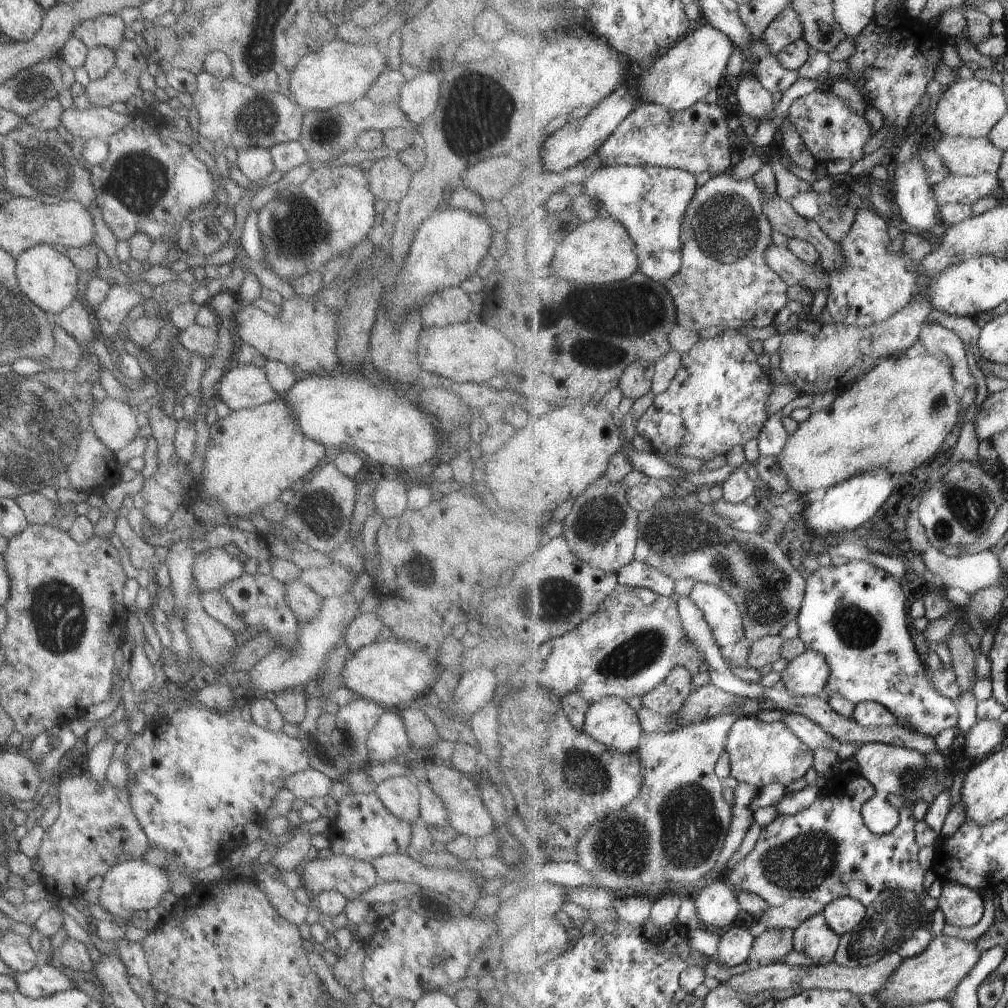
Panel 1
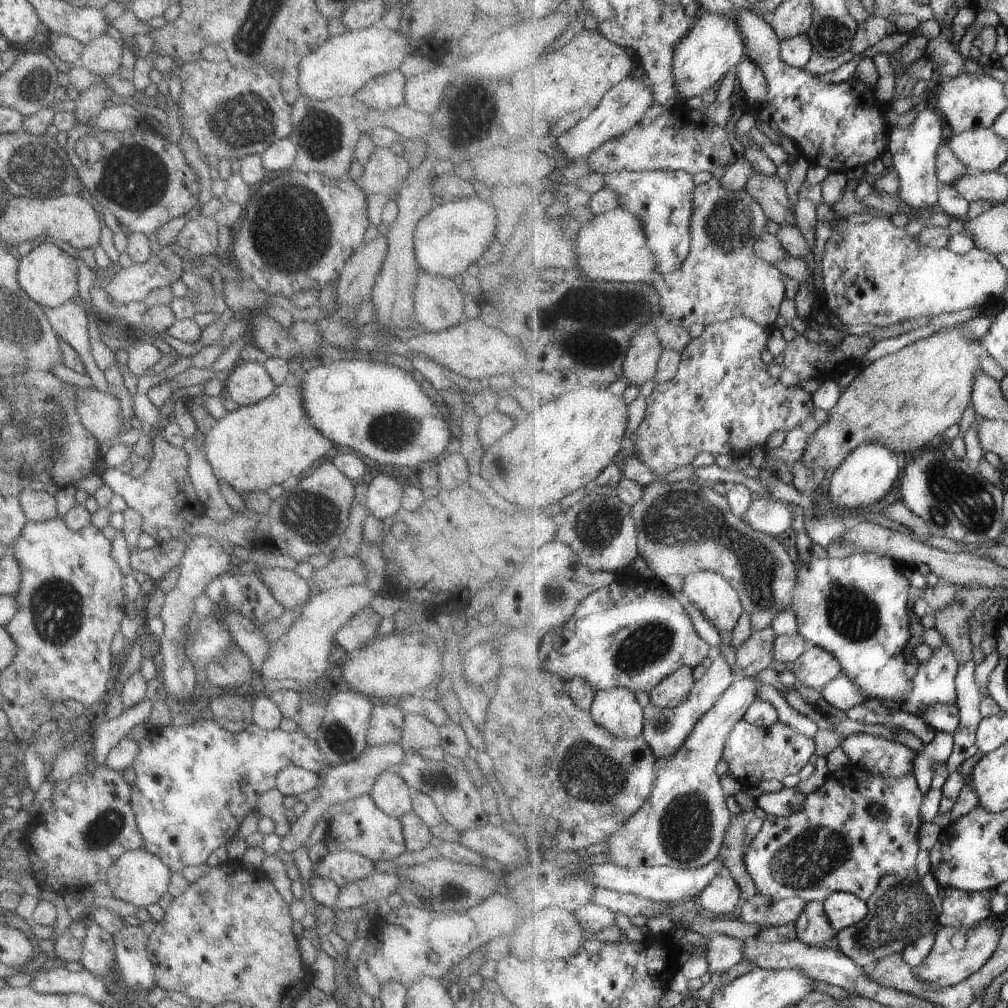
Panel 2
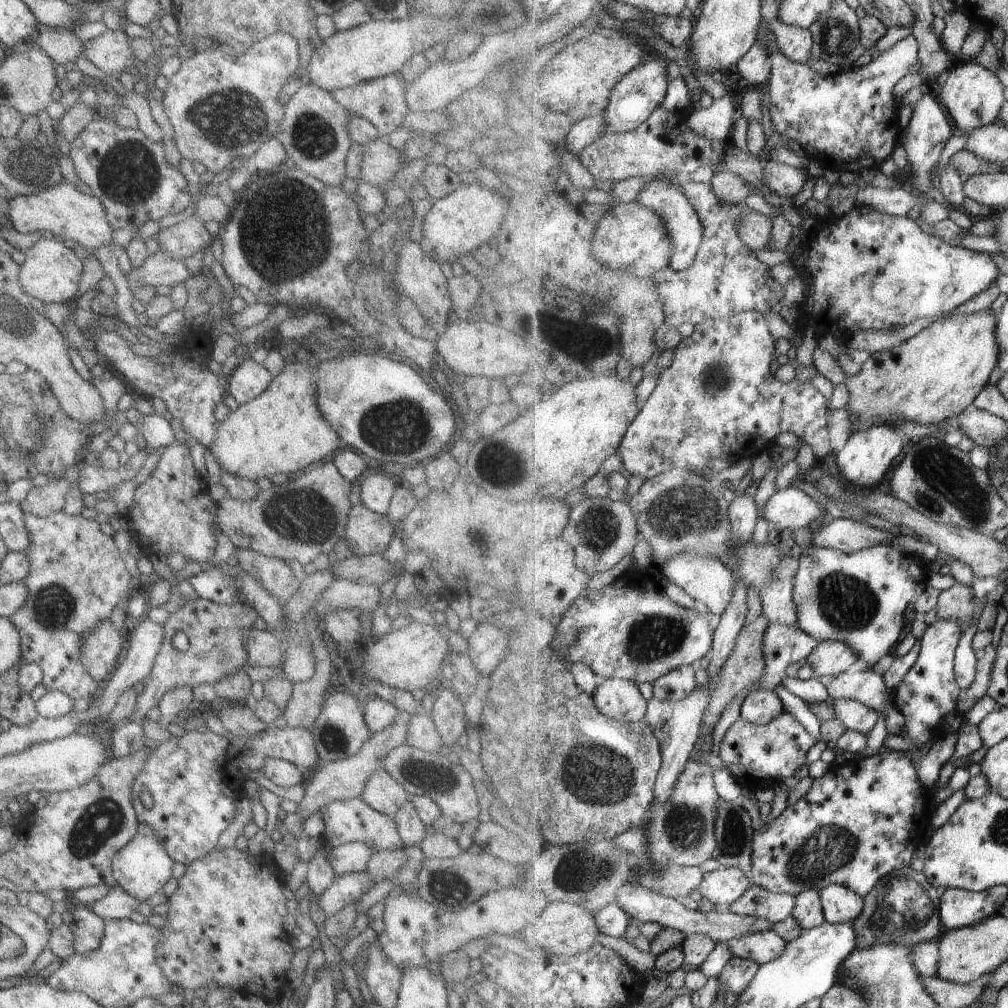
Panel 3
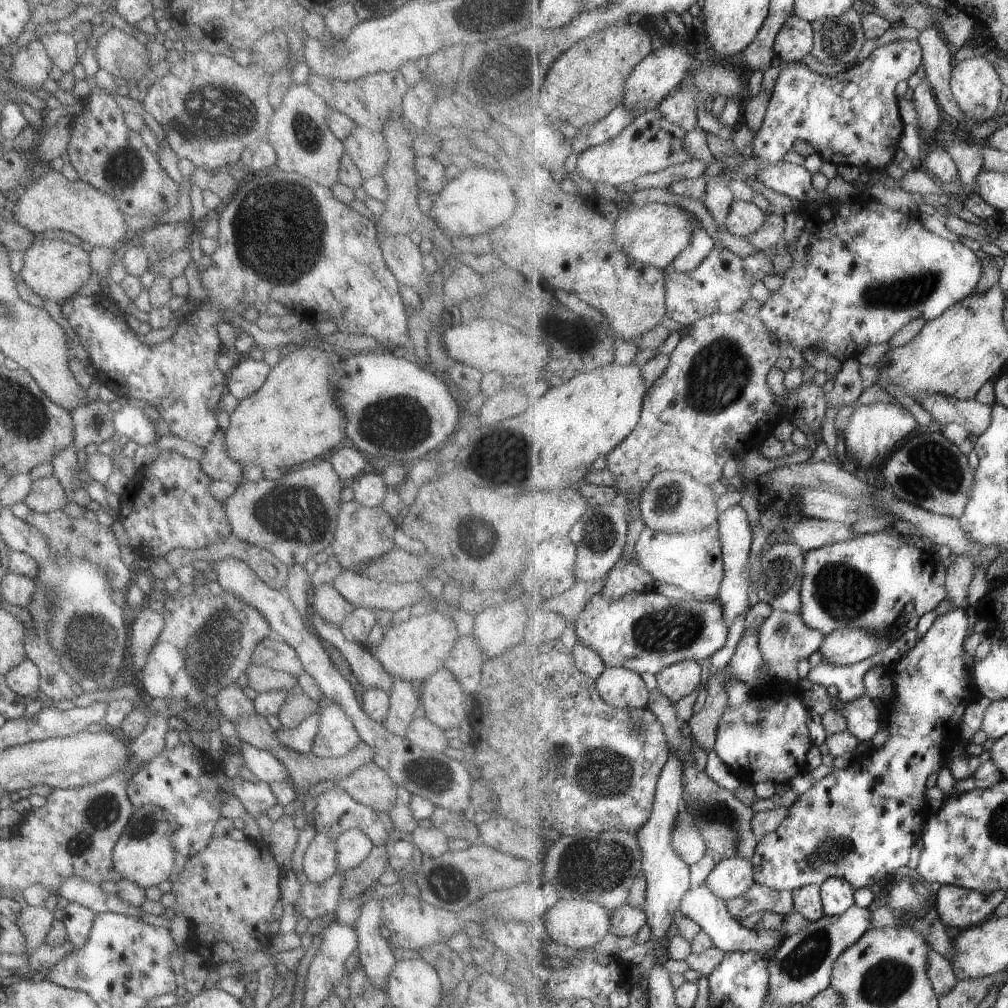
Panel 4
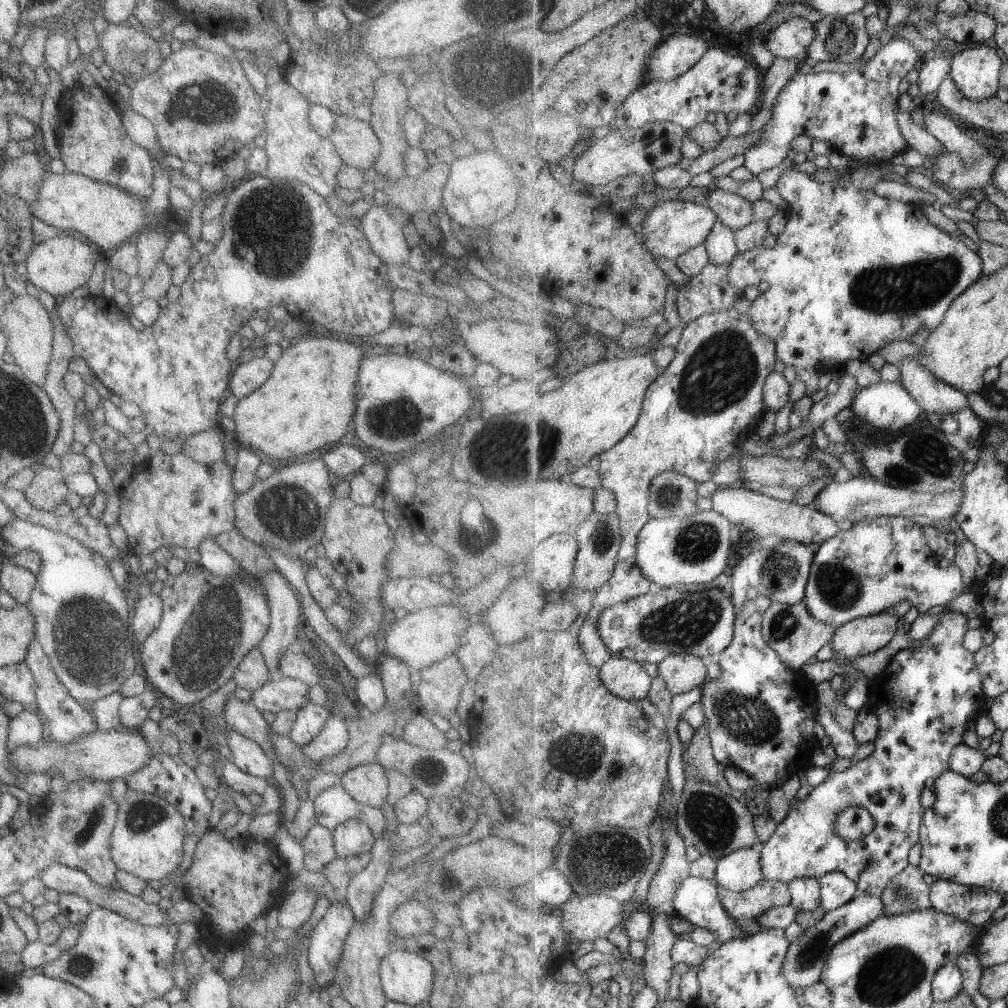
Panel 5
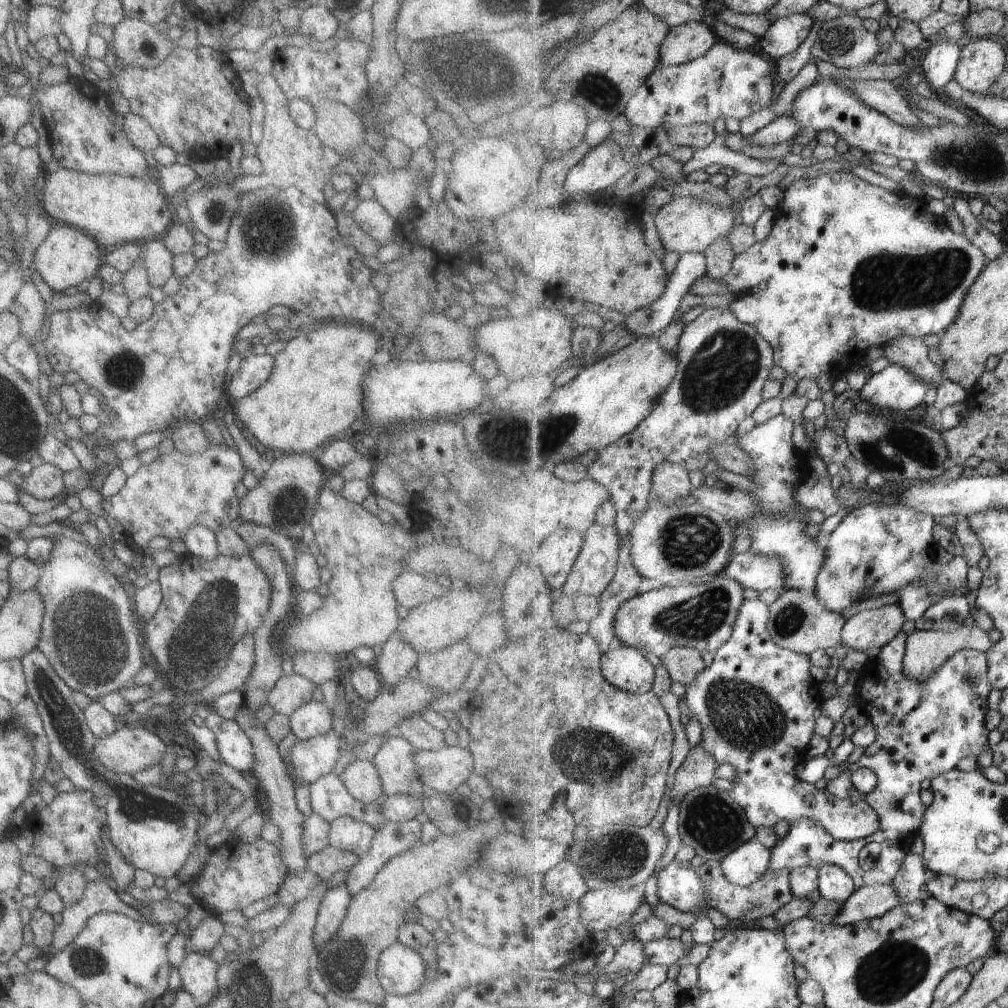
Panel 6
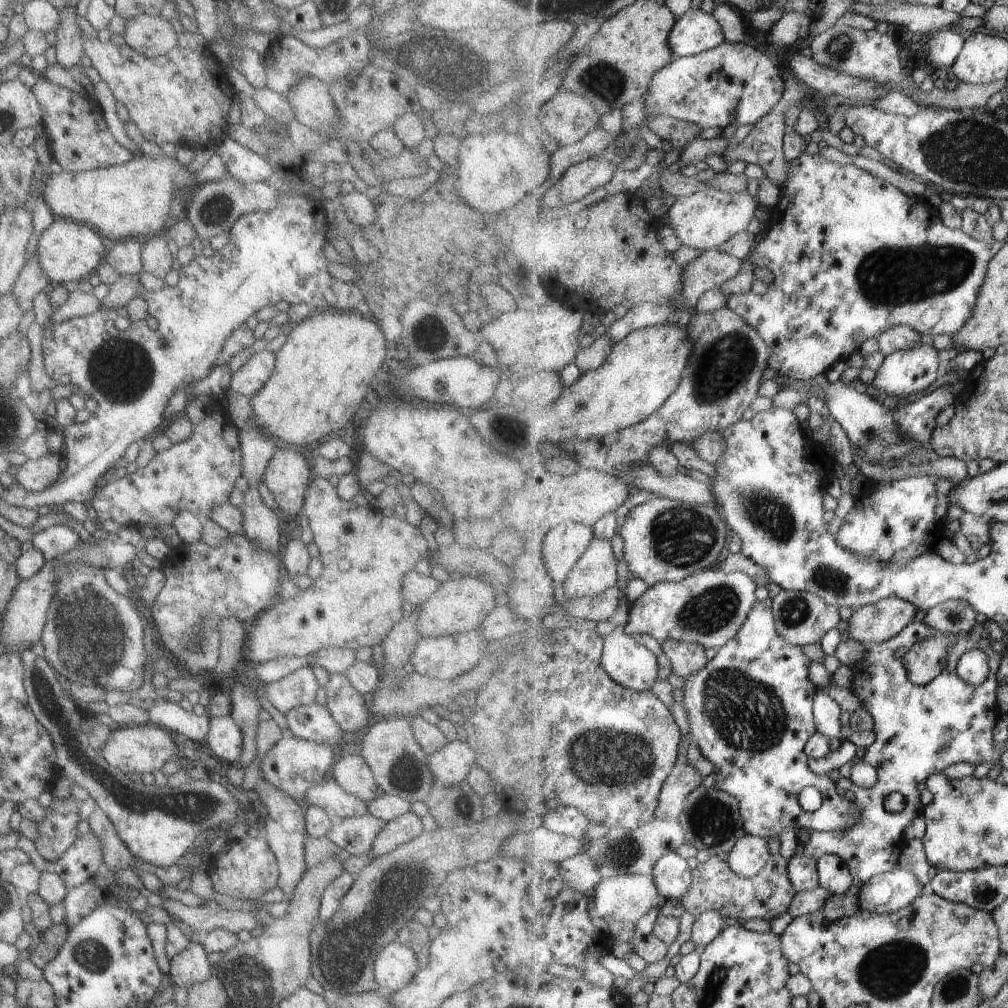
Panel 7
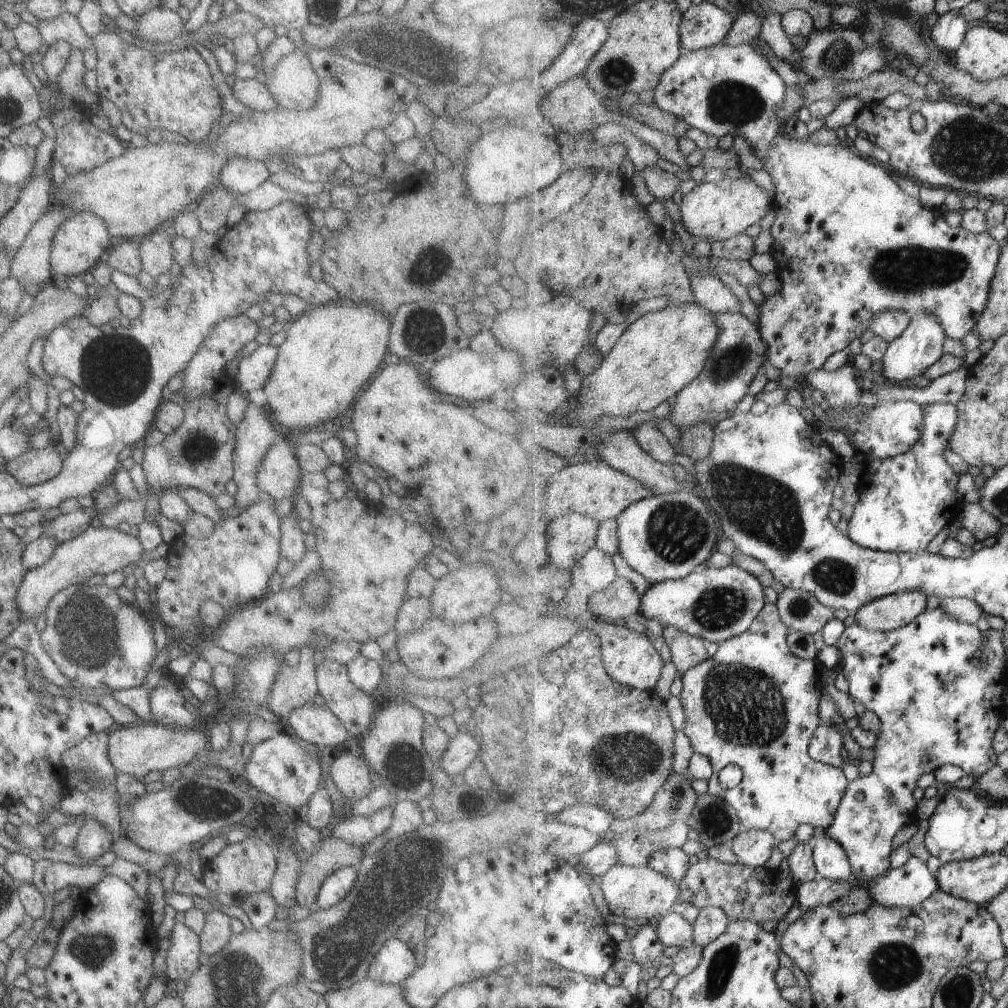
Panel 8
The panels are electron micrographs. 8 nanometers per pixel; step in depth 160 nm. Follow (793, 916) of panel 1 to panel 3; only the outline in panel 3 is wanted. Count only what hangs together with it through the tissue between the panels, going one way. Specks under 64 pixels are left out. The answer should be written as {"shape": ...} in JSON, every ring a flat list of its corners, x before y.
{"shape":[[753,884,727,910,738,915,749,915,758,919,767,919,775,924,791,915,795,905,796,897,792,894,774,893,759,885]]}

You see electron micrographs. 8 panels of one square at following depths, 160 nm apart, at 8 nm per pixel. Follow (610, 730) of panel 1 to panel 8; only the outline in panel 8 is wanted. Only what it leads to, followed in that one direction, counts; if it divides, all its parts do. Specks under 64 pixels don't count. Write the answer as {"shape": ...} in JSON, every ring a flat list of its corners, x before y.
{"shape":[[600,620,593,631,602,643,603,663,607,673,618,682,643,691,653,691,661,678,666,660,649,635,633,631,627,622]]}

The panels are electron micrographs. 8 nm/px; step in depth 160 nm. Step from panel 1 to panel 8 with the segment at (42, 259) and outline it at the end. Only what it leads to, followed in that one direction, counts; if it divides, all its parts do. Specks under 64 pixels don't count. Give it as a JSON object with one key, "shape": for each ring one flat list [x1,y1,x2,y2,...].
{"shape":[[77,212,57,226,51,238,49,267,53,277,81,277,102,261,111,246,105,222,89,212]]}

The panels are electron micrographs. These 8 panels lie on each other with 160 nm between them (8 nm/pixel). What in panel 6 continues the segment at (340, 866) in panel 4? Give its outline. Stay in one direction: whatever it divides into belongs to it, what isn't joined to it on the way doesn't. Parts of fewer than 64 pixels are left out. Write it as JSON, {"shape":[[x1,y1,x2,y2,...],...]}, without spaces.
{"shape":[[339,817,329,823,328,844,337,850,349,851,360,857,368,851,375,831,367,823,351,817]]}

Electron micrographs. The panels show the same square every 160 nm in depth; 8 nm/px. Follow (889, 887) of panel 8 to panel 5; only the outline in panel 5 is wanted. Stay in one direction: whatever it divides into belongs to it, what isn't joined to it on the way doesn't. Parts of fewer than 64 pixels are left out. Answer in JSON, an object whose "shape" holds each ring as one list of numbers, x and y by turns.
{"shape":[[859,892,848,904,829,911,817,926,806,928,805,937,791,943,787,960,783,964,783,976,791,982,791,986,804,990,822,981,822,971,827,965,830,951,838,946,839,942,851,937,851,934,859,933,865,926,870,926,871,922,885,914,885,910,886,903,882,897]]}

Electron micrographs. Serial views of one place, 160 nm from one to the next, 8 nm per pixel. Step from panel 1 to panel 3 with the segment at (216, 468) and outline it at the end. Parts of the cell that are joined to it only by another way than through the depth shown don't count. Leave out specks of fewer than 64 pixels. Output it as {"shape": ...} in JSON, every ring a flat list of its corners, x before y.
{"shape":[[313,358,310,362,296,360,293,364,285,365,279,374,272,377,259,396,238,404,235,410,229,411,229,414,219,421,216,433,207,448,221,470,250,481,269,480,280,472,290,477,307,465,323,461,325,456,344,446,316,407,312,372,317,362,318,358]]}

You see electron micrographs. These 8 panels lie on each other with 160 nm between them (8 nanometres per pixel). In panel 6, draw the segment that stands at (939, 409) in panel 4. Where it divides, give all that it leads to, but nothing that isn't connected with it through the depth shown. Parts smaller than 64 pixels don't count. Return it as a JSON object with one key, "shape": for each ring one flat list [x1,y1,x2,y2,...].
{"shape":[[899,337,883,347,885,356,894,365,909,369,917,378,937,390,944,381,942,368,929,358,929,347,922,338]]}

